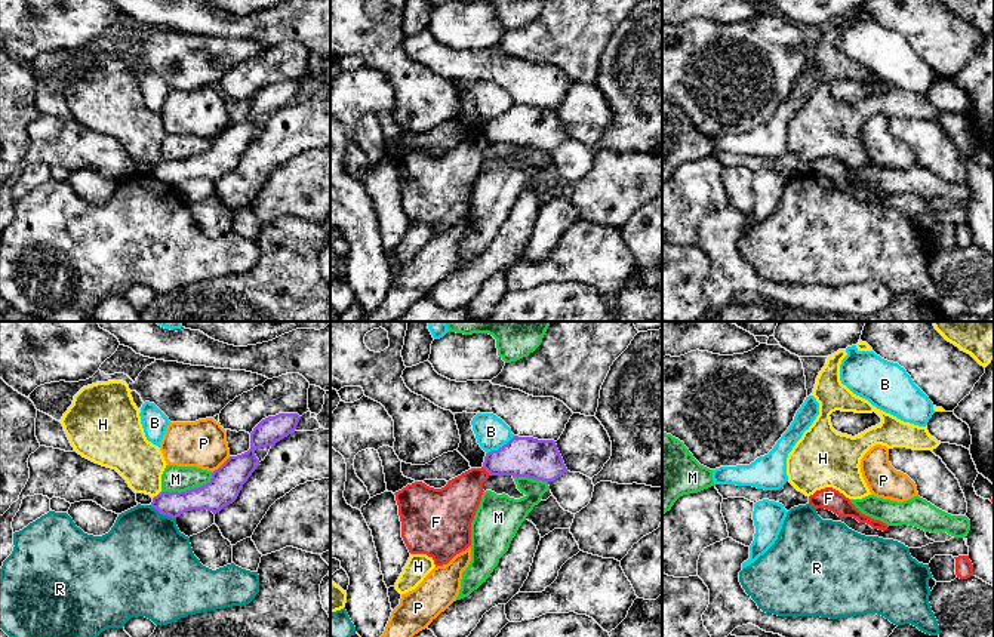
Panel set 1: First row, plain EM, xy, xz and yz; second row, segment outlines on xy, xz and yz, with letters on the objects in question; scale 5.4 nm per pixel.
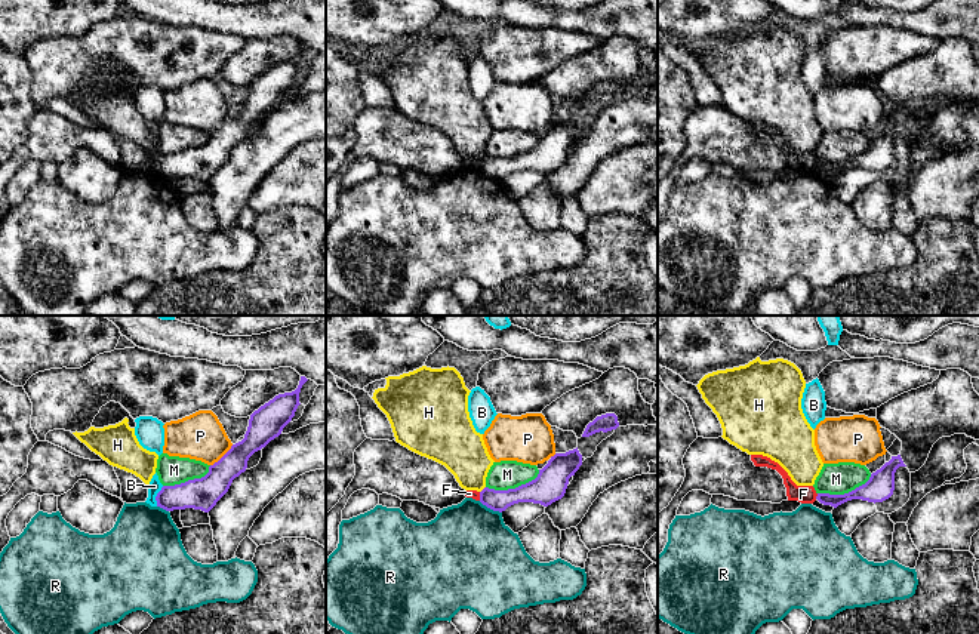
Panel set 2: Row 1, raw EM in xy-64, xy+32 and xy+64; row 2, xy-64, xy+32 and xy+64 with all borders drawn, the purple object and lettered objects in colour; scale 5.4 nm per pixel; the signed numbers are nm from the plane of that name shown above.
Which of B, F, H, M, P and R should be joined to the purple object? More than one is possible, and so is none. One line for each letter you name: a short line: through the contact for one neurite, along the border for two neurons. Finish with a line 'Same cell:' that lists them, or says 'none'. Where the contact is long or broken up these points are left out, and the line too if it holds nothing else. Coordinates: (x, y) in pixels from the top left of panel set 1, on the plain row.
Same cell: none

